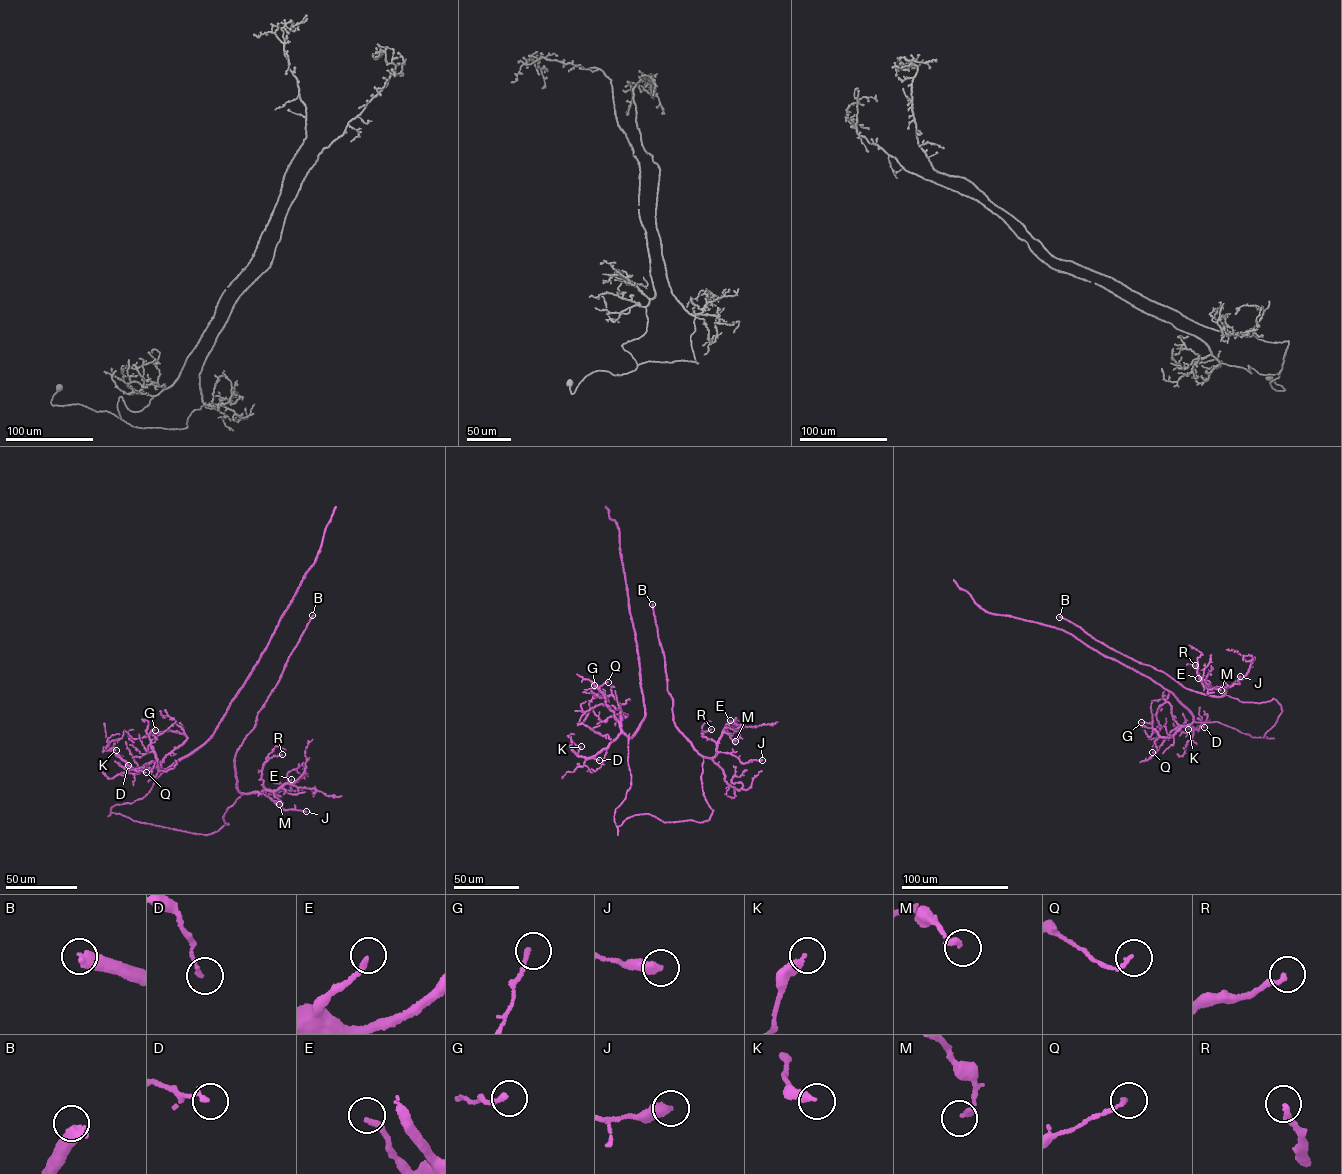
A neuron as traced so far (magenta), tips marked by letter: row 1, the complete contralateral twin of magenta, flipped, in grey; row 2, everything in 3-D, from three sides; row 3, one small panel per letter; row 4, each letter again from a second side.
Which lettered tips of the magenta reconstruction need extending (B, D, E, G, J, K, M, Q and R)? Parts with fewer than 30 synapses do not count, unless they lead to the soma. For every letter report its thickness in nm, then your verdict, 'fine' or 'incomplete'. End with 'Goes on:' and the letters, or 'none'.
B: 550 nm | fine
D: 160 nm | fine
E: 200 nm | fine
G: 180 nm | fine
J: 400 nm | fine
K: 360 nm | fine
M: 220 nm | fine
Q: 140 nm | fine
R: 220 nm | fine
Goes on: none

